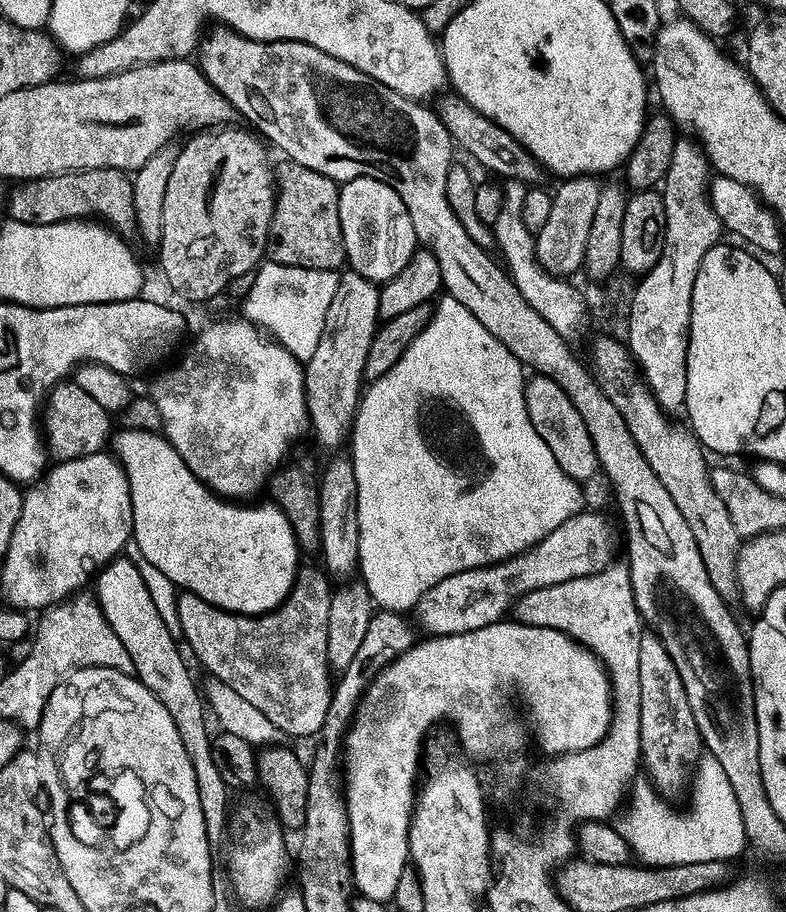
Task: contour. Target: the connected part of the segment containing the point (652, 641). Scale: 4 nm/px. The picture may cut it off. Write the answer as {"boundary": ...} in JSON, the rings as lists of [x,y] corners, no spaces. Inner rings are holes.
{"boundary":[[[646,630],[642,634],[642,642],[638,646],[638,682],[642,686],[640,754],[643,771],[648,771],[647,779],[661,796],[673,798],[672,796],[680,796],[683,792],[685,795],[696,761],[702,755],[702,741],[696,719],[690,710],[690,702],[686,702],[686,690],[682,686],[678,666],[674,666],[674,658],[670,658],[666,646],[652,630]]]}

